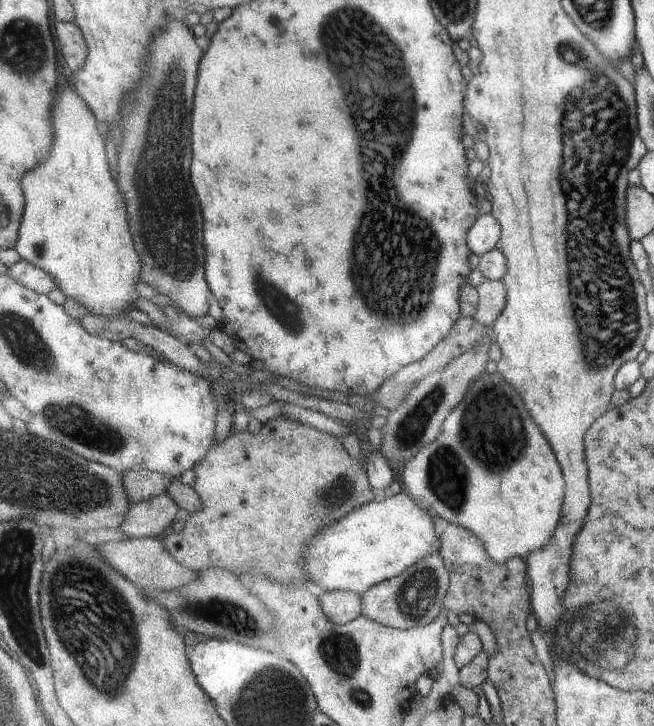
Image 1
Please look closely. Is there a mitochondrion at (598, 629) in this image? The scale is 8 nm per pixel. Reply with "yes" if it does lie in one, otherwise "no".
yes

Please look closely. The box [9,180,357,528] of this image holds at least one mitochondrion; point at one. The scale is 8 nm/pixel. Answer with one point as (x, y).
(96, 434)

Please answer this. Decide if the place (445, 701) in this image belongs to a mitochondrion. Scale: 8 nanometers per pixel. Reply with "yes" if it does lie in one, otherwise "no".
no

